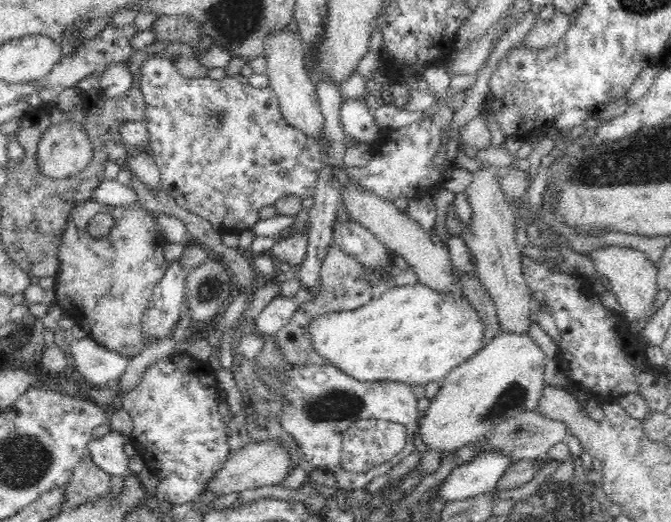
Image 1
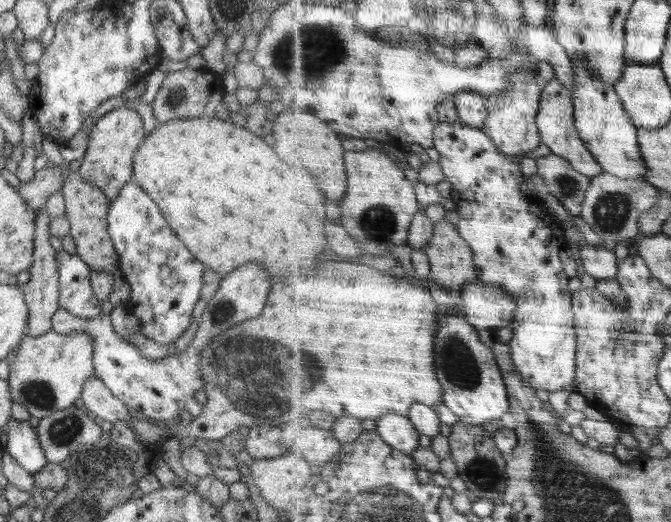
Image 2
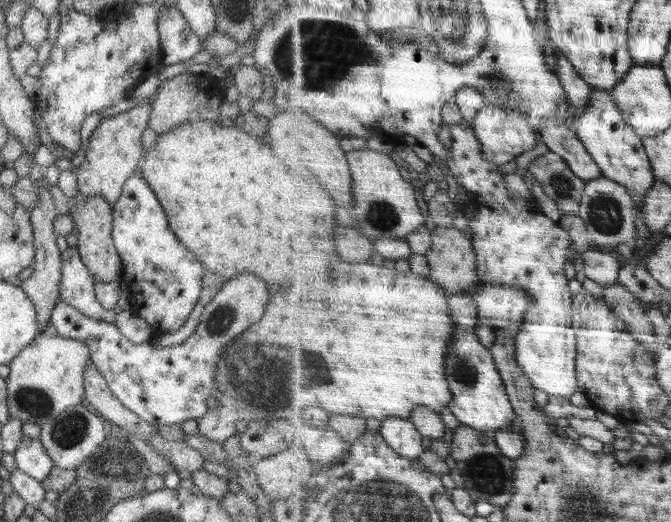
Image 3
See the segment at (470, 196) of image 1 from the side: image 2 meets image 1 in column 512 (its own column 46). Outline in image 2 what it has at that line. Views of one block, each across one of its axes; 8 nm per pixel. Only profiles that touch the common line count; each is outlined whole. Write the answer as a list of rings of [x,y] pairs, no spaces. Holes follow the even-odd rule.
[[[40,209],[36,210],[35,217],[33,263],[29,269],[31,277],[26,285],[20,287],[29,310],[27,334],[30,336],[46,334],[51,329],[51,318],[59,309],[59,274],[55,259],[56,251],[48,241],[49,236],[52,235],[49,229],[50,218],[47,211],[46,213],[44,211],[39,213],[39,211]]]

